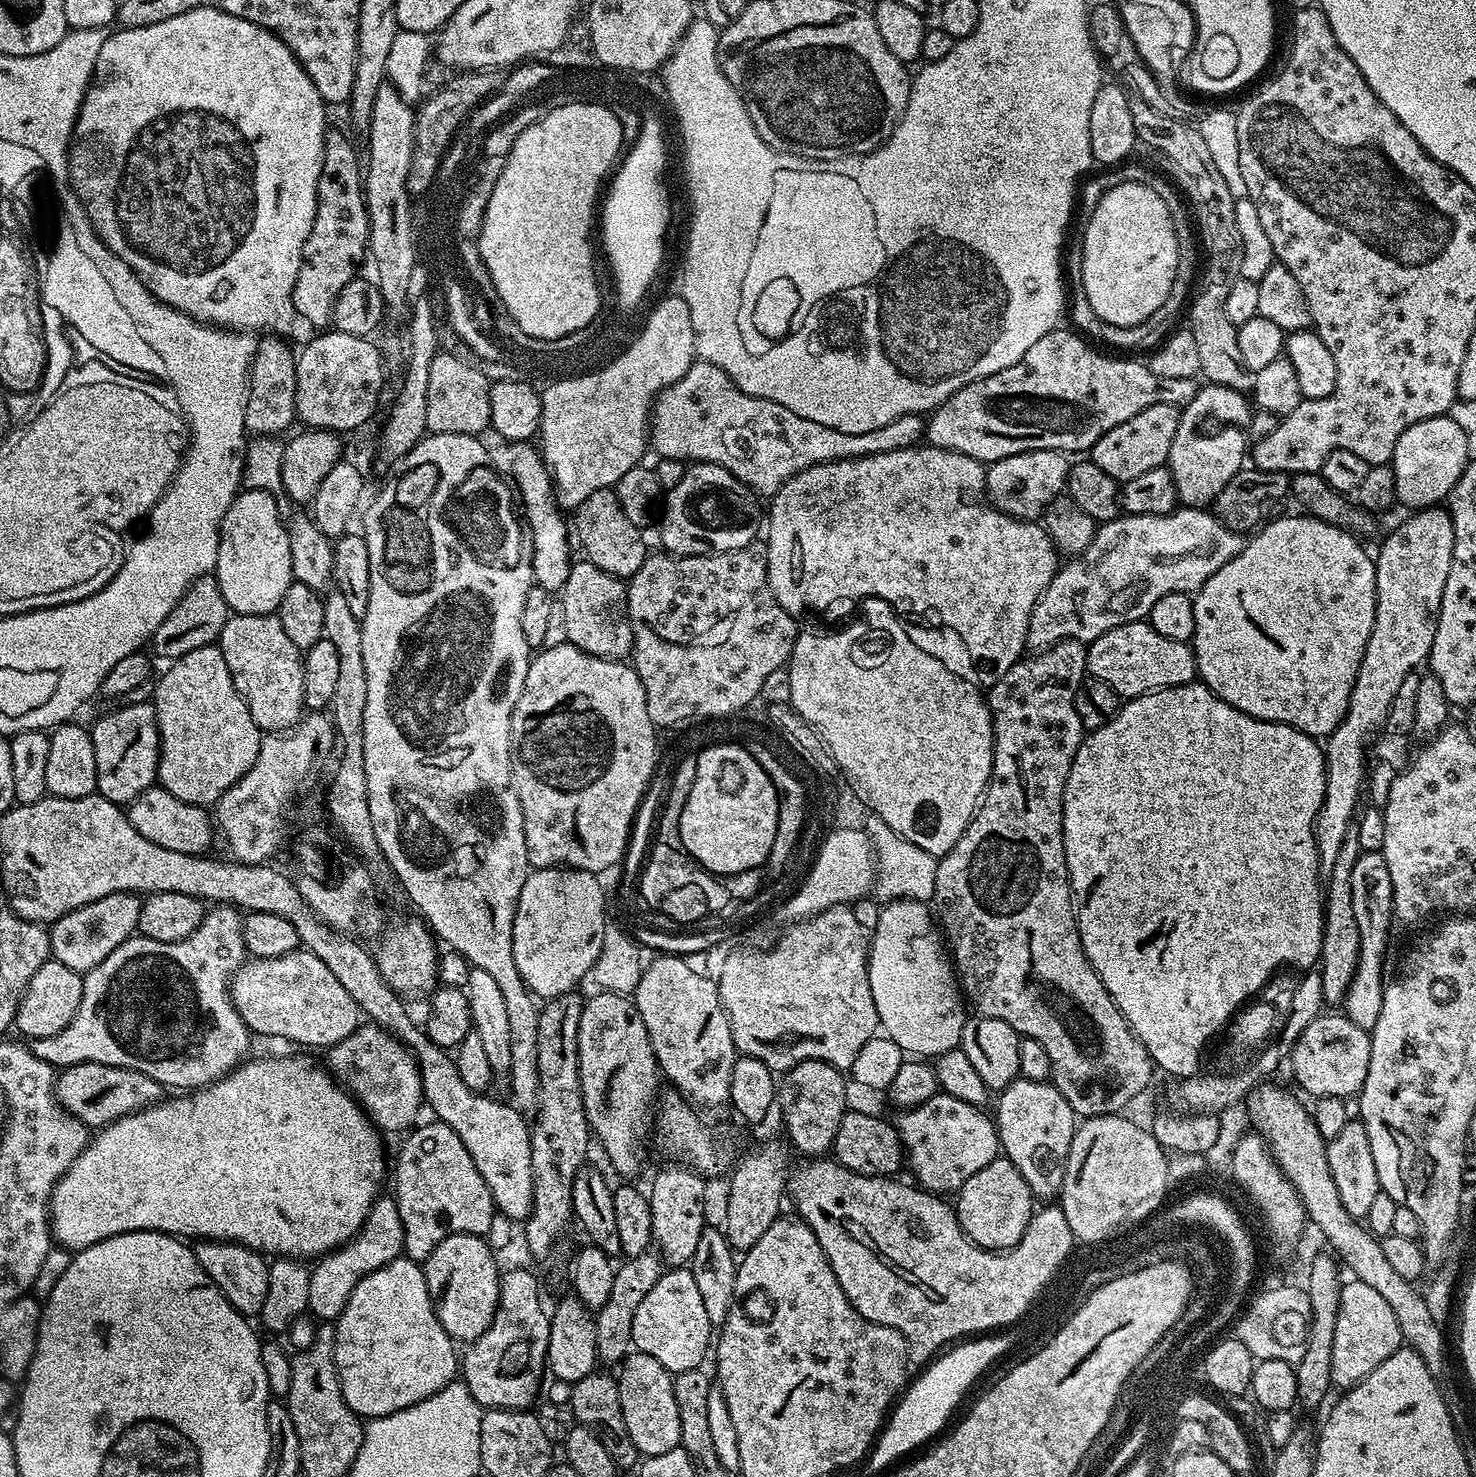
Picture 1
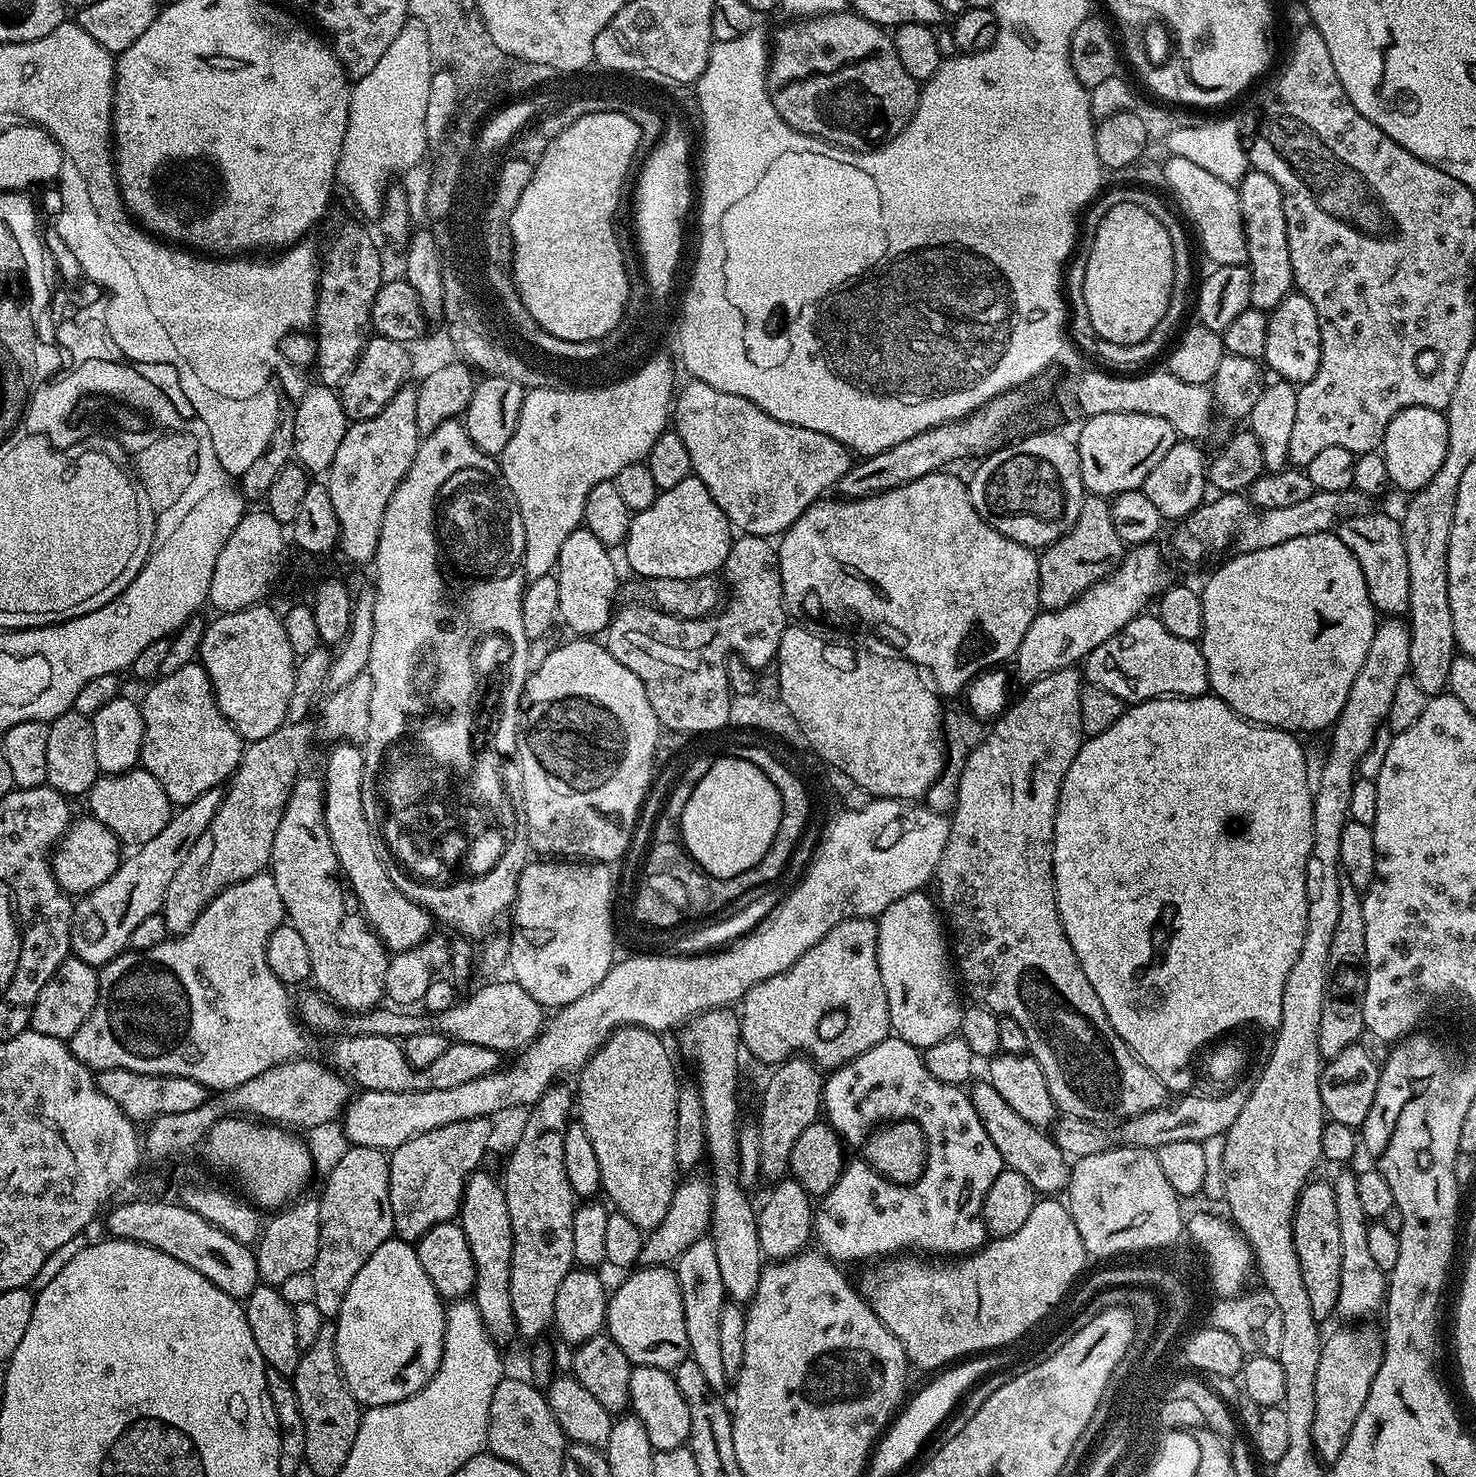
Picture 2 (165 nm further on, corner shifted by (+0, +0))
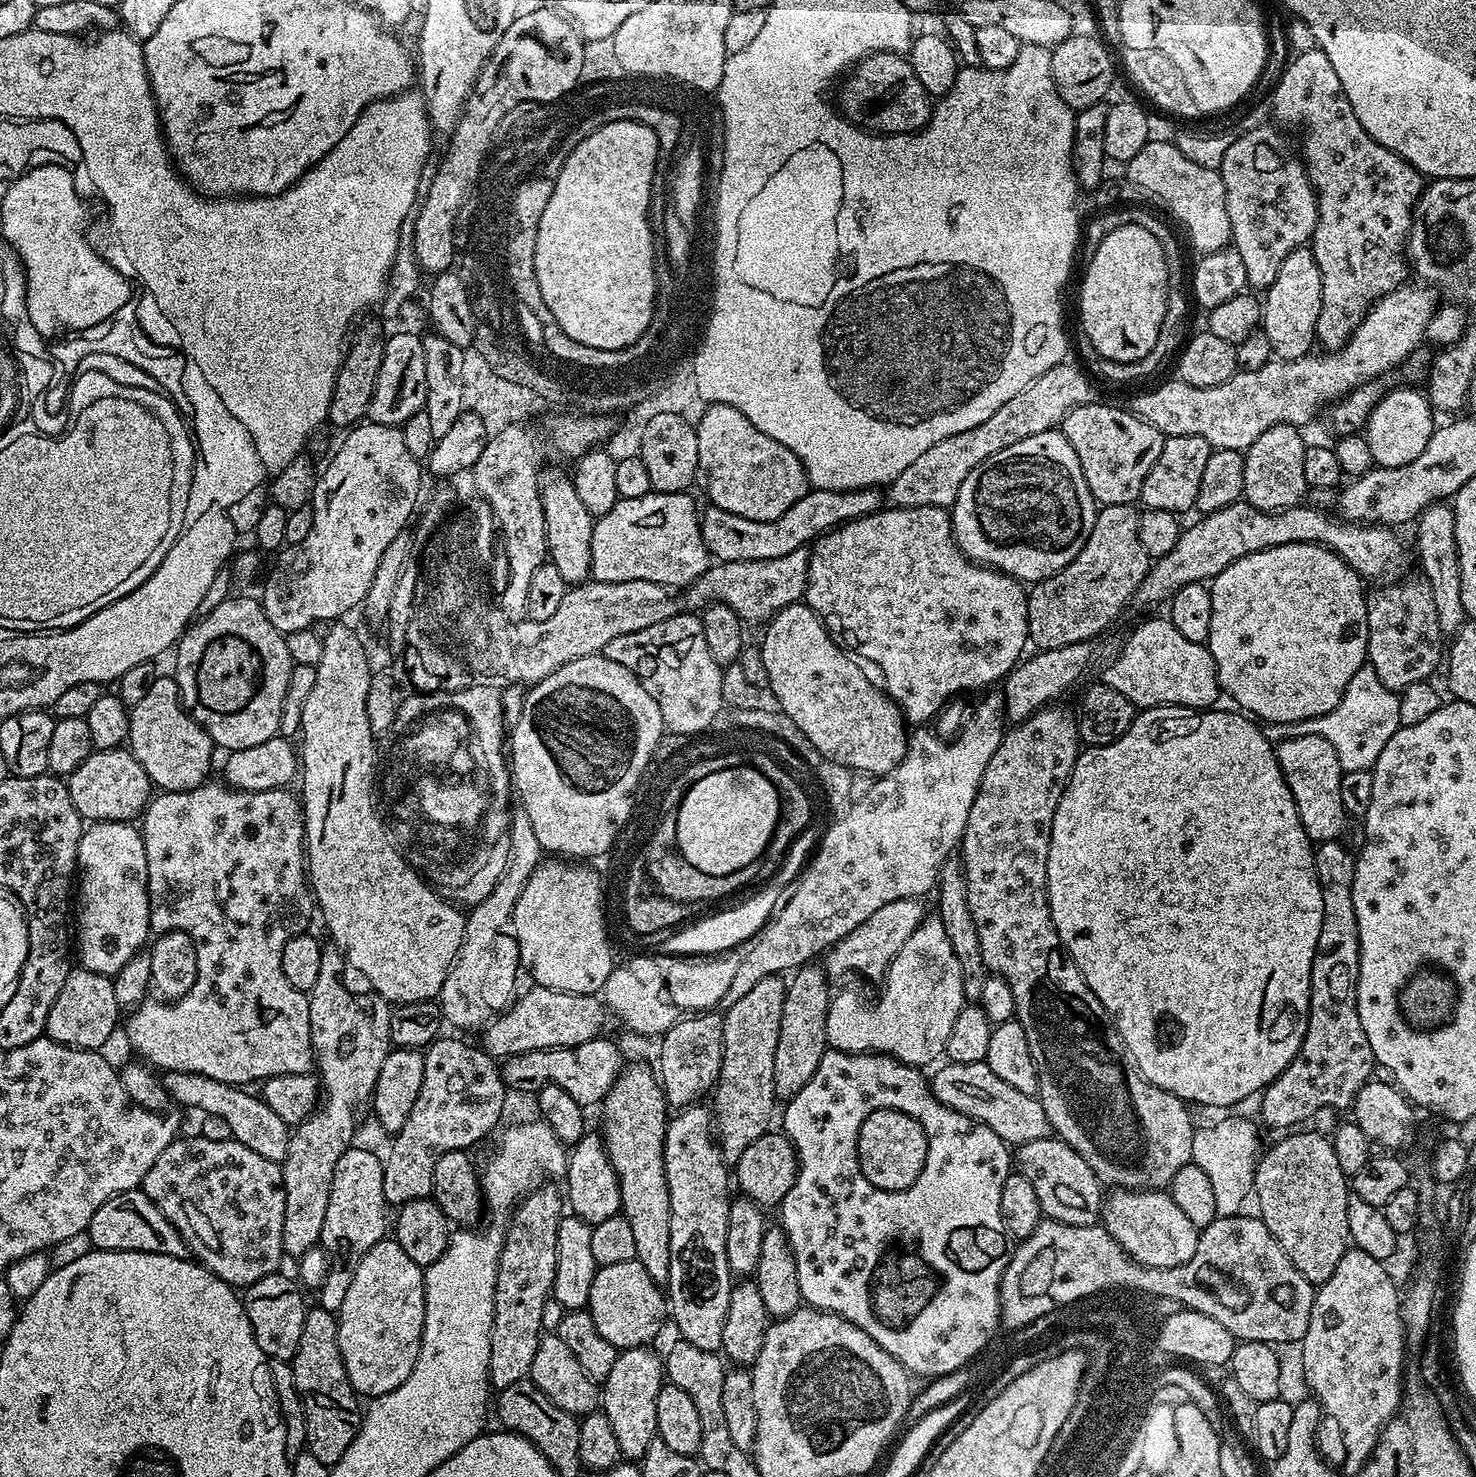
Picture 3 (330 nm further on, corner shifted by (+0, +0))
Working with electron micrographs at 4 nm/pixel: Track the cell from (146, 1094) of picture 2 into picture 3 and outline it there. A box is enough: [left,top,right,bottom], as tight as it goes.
[162,1072,290,1162]

